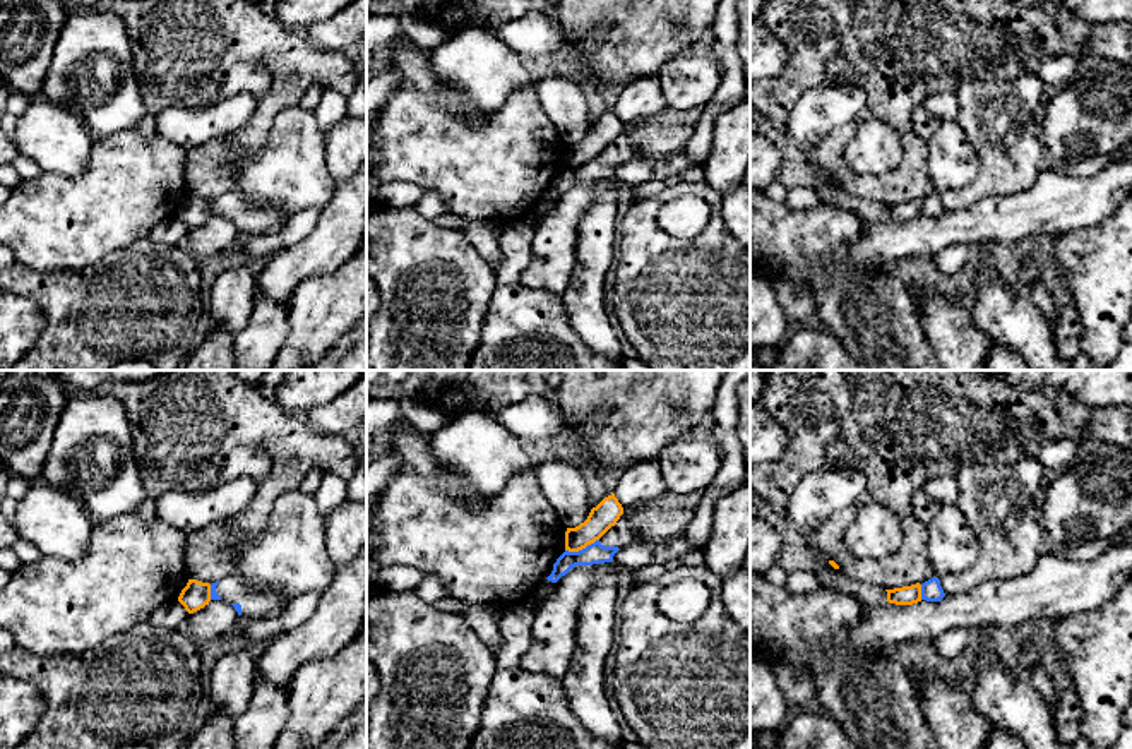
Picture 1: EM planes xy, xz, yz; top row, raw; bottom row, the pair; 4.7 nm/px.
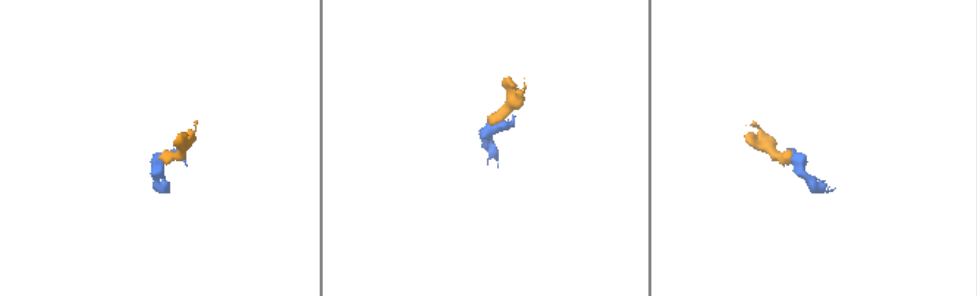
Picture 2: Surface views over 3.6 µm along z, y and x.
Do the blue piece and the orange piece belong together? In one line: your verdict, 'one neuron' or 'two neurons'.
two neurons

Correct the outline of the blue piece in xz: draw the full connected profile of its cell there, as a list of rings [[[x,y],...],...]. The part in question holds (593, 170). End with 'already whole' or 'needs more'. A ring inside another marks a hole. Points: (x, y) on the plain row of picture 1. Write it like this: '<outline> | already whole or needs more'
[[[704,108],[664,111],[627,123],[623,130],[599,156],[579,168],[565,166],[546,194],[557,199],[575,182],[611,178],[613,171],[632,159],[664,159],[682,154],[700,122]]] | needs more

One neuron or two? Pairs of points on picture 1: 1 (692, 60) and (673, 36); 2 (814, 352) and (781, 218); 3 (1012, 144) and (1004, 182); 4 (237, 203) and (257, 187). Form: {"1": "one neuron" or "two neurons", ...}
{"1": "two neurons", "2": "two neurons", "3": "one neuron", "4": "two neurons"}

